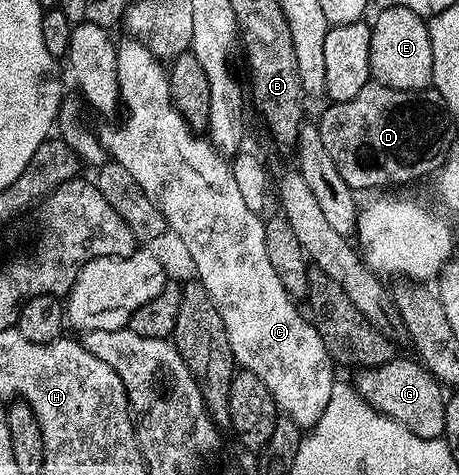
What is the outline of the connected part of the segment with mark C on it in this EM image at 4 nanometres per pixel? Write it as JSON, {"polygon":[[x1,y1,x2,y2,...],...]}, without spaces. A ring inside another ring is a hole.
{"polygon":[[138,40,120,41,117,46,117,76,119,77,119,97,121,99,122,109,127,109,127,119,124,120,123,126,119,126,111,135,106,136,105,145,108,155,114,161,120,162,125,169,133,175,133,180,137,180,137,184,141,184,141,188,145,192,145,196,149,196,149,200,155,202,155,207,163,214,163,219,167,222,168,227,177,237,183,241,183,246,187,249,189,257,195,261,194,277,205,288,205,292,209,292,209,296,213,300,213,304,217,308,217,312,221,312,221,320,225,320,225,332,229,336,229,348,233,348,233,356,236,363,242,369,253,372,253,376,258,376,261,384,265,384,265,388,269,388,269,392,273,396,278,413,280,415,293,419,300,428,310,428,317,424,317,420,321,420,321,412,325,412,325,404,329,404,329,396,333,396,333,388,337,384,335,378,336,363,332,362,329,352,325,348,325,340,321,340,321,336,317,332,314,321,306,313,302,314,298,310,296,299,285,292,285,288,281,284,281,280,277,280,277,272,273,272,273,264,269,264,269,255,265,252,265,232,263,231,264,219,258,218,254,214,256,212,253,206,244,201,241,196,240,189,234,179,231,167,224,155,220,154,206,137,200,136,192,131,186,120,179,114,178,109,171,101,170,80,168,71,165,69,164,63,156,58,150,48]]}

